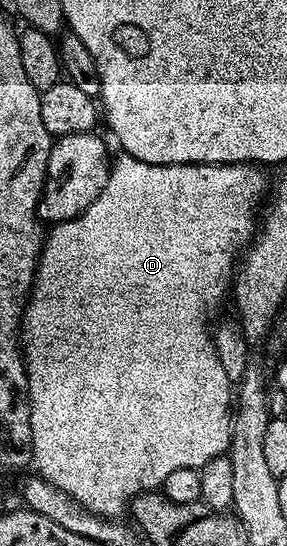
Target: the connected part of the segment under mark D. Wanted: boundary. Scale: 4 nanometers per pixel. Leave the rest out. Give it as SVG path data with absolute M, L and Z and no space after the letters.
M126 154L120 155L120 157L120 160L116 159L112 163L109 182L105 182L105 190L101 190L97 202L93 202L93 206L89 206L79 216L73 217L72 220L54 225L46 233L43 241L43 252L39 255L39 267L35 269L35 285L31 287L31 294L27 298L27 307L23 309L23 319L21 321L21 332L25 337L25 359L27 362L27 401L31 404L29 422L33 430L33 454L31 458L34 471L46 478L53 486L57 486L57 490L72 496L81 506L85 506L85 510L104 518L122 517L128 511L131 501L140 496L142 492L154 492L162 489L165 478L169 478L169 474L173 474L173 470L203 468L213 458L224 455L230 449L231 421L233 419L233 381L225 374L225 369L217 358L215 341L209 331L209 325L212 323L211 315L222 306L223 299L226 296L228 299L229 293L232 291L237 257L256 235L257 216L255 220L255 211L259 208L259 199L266 192L268 195L269 192L269 180L267 184L267 176L263 173L266 171L254 164L150 164Z

